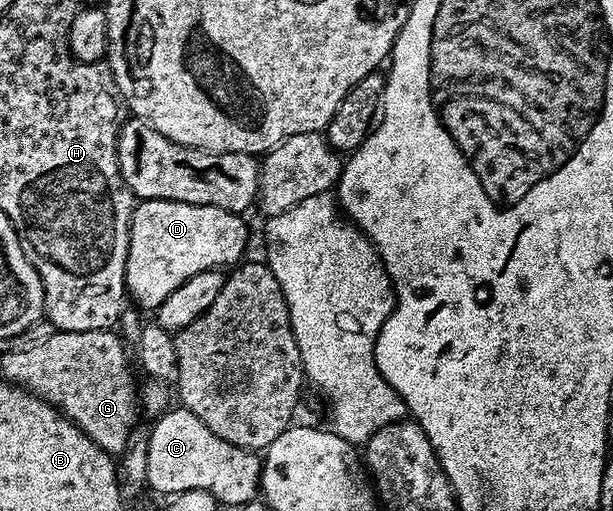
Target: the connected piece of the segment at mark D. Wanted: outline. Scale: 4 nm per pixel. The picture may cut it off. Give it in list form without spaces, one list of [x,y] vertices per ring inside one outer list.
[[[142,200],[135,206],[137,208],[132,212],[132,225],[128,228],[128,257],[124,264],[122,260],[122,281],[127,295],[131,299],[133,296],[142,307],[149,310],[159,308],[167,296],[174,294],[174,290],[178,290],[178,286],[182,286],[182,282],[194,274],[211,268],[224,270],[235,265],[248,244],[248,228],[240,221],[243,219],[222,208],[177,200]]]

